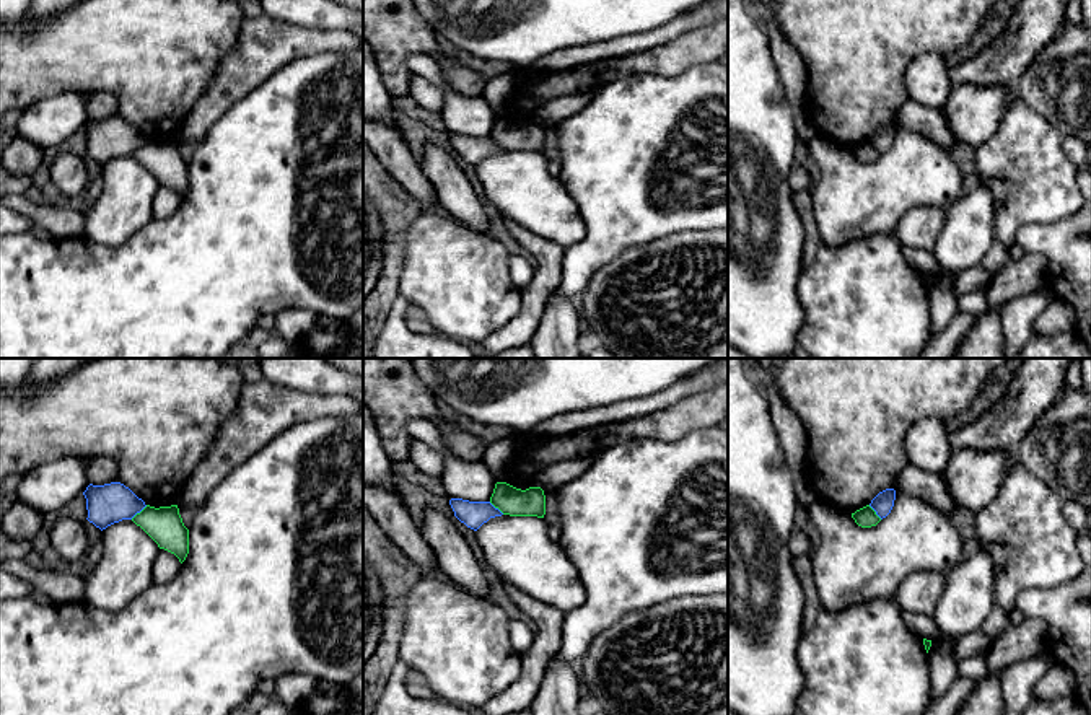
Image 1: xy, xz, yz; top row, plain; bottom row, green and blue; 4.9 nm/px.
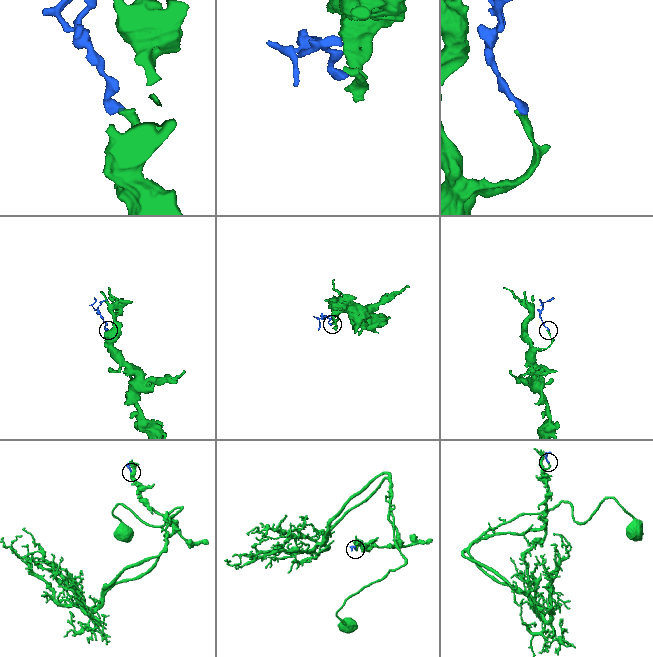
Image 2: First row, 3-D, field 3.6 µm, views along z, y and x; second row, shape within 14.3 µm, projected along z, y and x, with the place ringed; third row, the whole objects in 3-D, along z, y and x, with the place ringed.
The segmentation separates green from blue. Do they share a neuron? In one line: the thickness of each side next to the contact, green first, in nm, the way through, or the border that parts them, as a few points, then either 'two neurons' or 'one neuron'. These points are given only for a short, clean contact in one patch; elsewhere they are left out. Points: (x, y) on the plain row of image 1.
180 nm thick on the green side, 200 nm on the other; border along xy (147, 140), (131, 153); two neurons

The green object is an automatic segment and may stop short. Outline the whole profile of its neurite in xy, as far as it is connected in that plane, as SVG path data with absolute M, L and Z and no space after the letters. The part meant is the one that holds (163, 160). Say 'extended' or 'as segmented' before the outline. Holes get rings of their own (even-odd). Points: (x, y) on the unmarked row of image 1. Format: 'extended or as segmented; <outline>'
as segmented; M147 140L132 156L140 161L160 184L174 189L182 199L189 189L189 164L184 161L177 140Z

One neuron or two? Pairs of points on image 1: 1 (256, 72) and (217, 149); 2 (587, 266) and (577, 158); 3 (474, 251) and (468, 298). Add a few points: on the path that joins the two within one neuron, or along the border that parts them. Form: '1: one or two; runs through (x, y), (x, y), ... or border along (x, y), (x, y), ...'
1: two; border along (272, 74), (214, 122)
2: one; runs through (598, 240), (598, 184)
3: one; runs through (474, 263), (468, 271), (468, 287)

